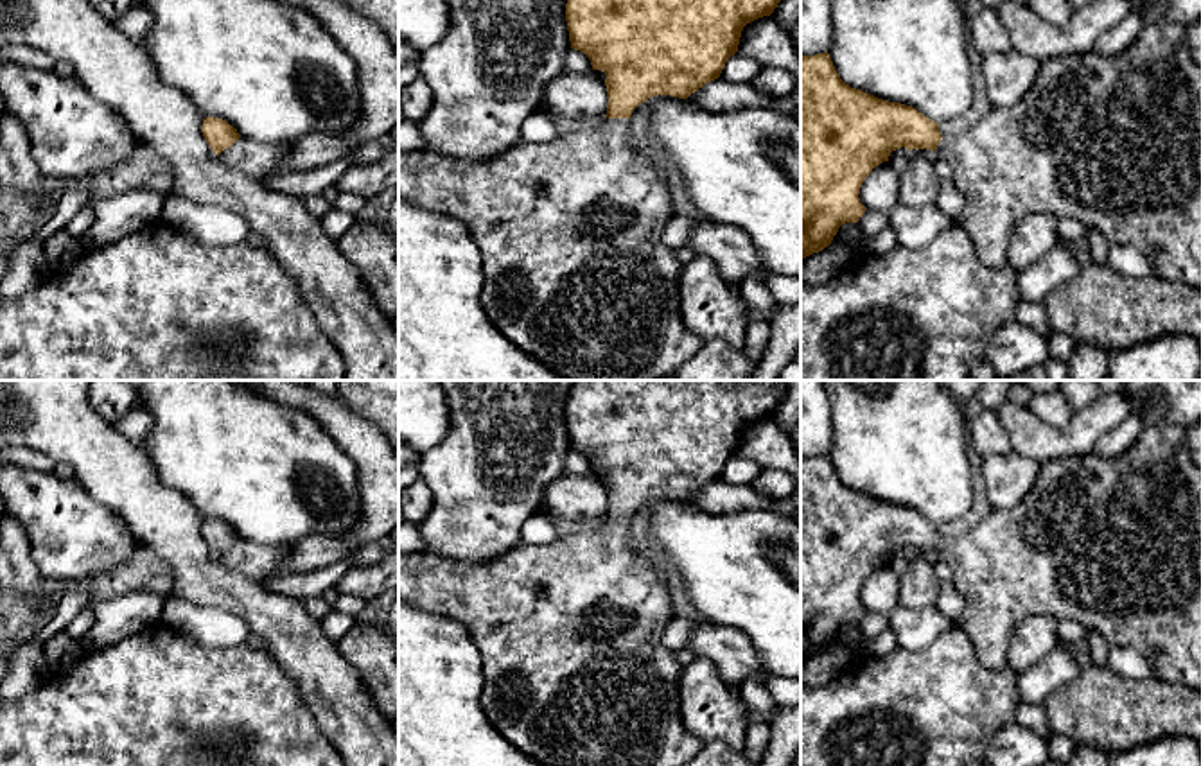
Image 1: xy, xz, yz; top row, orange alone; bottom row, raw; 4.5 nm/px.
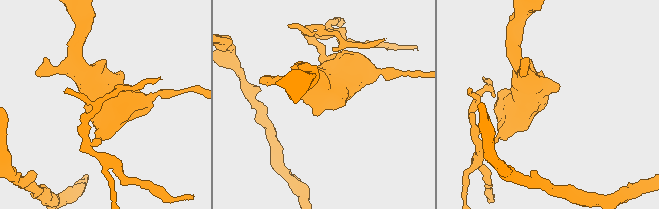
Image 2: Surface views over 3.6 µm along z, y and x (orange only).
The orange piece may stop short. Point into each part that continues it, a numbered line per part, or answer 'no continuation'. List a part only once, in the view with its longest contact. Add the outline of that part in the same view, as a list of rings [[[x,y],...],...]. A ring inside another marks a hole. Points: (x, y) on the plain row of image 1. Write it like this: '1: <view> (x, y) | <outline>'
1: xz (569, 634) | [[[609,520],[603,527],[557,536],[546,545],[519,542],[517,547],[490,563],[447,560],[427,551],[399,553],[399,599],[424,612],[434,612],[458,621],[476,644],[483,664],[481,709],[494,728],[515,748],[540,766],[684,766],[702,748],[704,741],[680,723],[679,680],[682,666],[675,653],[662,646],[662,633],[673,621],[671,587],[662,581],[664,565],[639,542],[632,544],[628,520]]]

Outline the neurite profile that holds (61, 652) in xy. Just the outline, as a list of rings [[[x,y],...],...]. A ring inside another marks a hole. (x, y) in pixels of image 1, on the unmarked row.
[[[61,631],[45,644],[45,660],[52,675],[63,675],[83,657],[84,648],[68,633]]]

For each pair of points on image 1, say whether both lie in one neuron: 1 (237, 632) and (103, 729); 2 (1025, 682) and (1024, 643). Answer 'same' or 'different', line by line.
1: different
2: different

